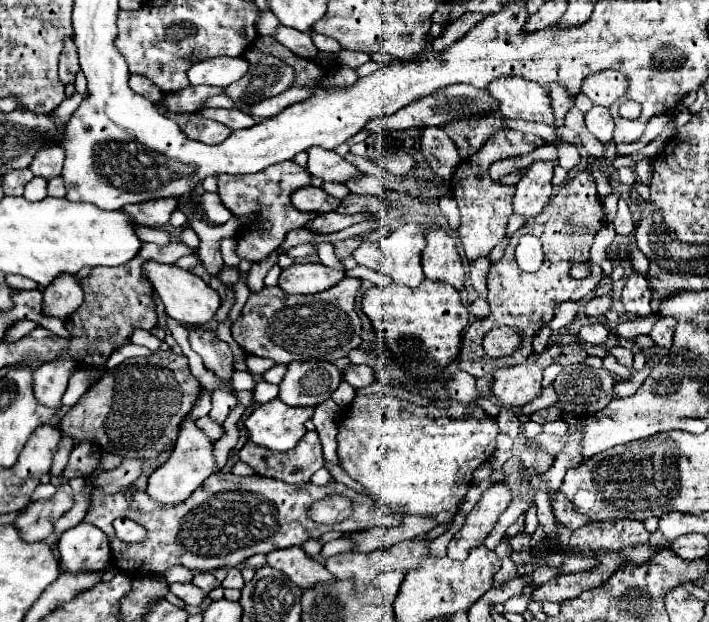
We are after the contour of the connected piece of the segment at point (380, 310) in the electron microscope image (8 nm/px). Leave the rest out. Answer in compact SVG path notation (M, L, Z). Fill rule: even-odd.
M425 278L417 288L391 282L385 288L373 286L367 290L361 304L381 338L395 352L399 364L407 366L409 378L431 380L437 370L445 368L459 354L461 332L469 324L469 312L453 286L431 282L429 278Z

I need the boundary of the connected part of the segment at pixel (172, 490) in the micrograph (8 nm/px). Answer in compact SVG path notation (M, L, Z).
M185 420L181 424L181 432L177 438L177 444L169 456L169 460L159 466L147 482L147 494L161 502L161 504L177 504L183 502L191 496L191 492L195 488L199 488L203 484L203 480L207 480L207 476L211 476L217 468L215 456L213 456L213 440L207 438L199 426L195 426L195 420Z

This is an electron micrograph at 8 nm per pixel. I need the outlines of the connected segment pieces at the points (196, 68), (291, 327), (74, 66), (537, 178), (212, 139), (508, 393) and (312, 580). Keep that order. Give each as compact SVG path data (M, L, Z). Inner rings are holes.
M209 58L197 64L191 64L187 70L187 78L193 86L209 84L209 86L229 86L239 80L247 72L249 64L245 58Z
M343 278L331 290L311 296L285 294L277 286L263 288L249 296L239 320L233 322L233 338L247 354L273 358L277 364L343 358L361 344L361 320L353 306L359 286L359 278Z
M67 38L65 48L63 48L63 52L61 52L61 58L59 58L59 78L61 78L61 82L65 82L65 84L75 82L77 70L79 70L77 48L75 48L75 44L73 44L73 38Z
M535 162L527 168L525 176L517 184L517 192L513 198L513 212L523 216L525 220L541 214L543 206L551 196L551 178L553 164L551 162Z
M191 114L189 122L185 126L185 134L189 138L201 140L205 144L219 144L219 142L223 142L223 138L227 138L231 134L231 128L223 126L221 122L201 118L199 114Z
M549 346L543 352L533 352L525 364L495 370L493 394L507 408L521 408L541 394L543 370L551 364L557 364L561 356L561 346Z
M297 546L273 550L271 554L267 554L267 564L285 572L291 578L291 582L295 582L295 586L299 586L301 590L309 590L319 582L335 582L335 578L325 570L323 564L309 558Z

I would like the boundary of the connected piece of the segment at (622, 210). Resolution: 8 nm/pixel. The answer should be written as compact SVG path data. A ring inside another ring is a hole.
M619 200L619 212L617 212L617 218L613 220L613 226L615 226L615 230L617 230L619 234L627 234L627 228L633 230L633 222L629 220L625 200Z

